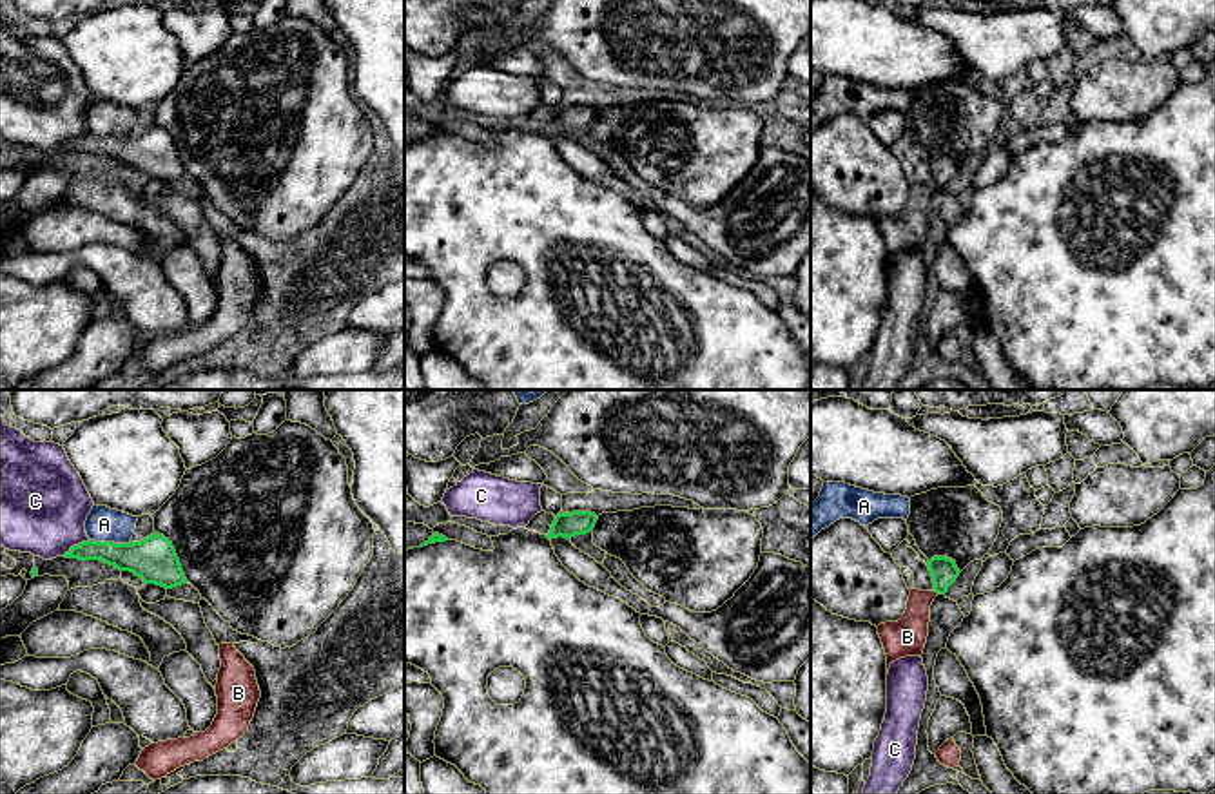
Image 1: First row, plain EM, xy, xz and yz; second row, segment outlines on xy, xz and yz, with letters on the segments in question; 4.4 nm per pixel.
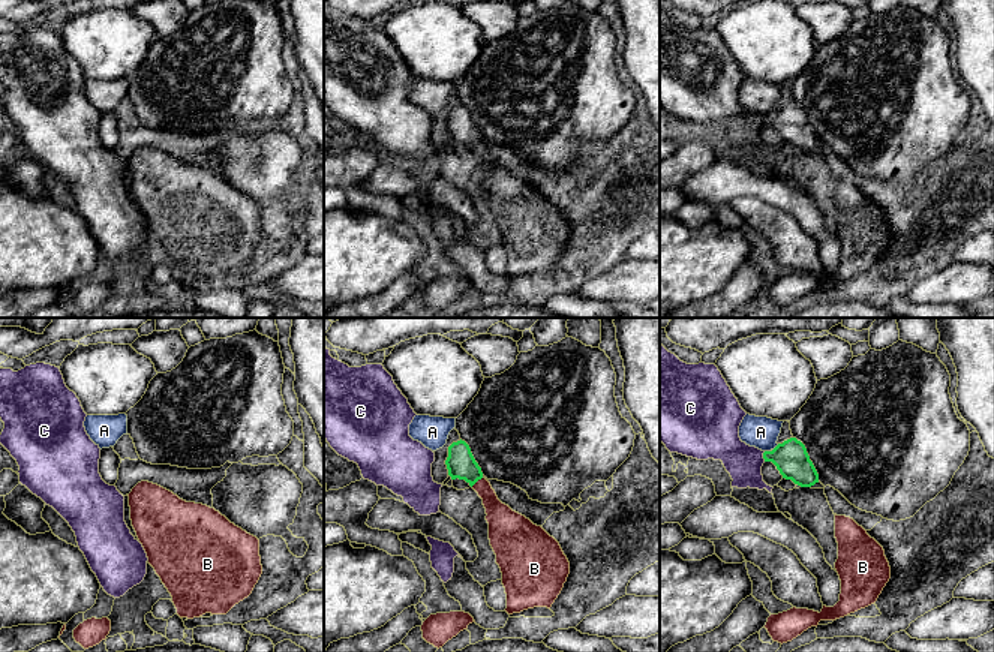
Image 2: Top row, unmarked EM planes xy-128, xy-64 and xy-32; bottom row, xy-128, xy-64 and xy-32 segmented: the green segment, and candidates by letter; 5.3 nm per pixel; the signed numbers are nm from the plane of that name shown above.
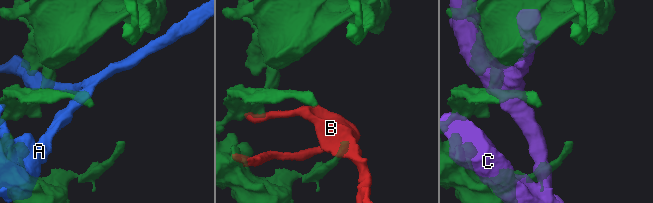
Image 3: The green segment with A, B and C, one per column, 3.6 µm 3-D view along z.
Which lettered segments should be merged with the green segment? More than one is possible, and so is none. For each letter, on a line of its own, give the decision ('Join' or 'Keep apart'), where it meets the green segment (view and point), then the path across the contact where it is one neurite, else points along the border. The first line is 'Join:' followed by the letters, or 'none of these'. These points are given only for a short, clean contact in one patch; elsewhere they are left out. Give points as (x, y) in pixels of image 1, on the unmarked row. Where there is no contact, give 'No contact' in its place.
Join: B
A: Keep apart. Touches green at xy (111, 136)
B: Join. Touches green at yz (936, 185). Path across: yz (943, 165), (936, 185), (918, 203), (907, 231)
C: Keep apart. Touches green at xy (75, 140)

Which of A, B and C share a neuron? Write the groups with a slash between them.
A / B / C

